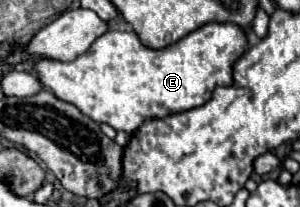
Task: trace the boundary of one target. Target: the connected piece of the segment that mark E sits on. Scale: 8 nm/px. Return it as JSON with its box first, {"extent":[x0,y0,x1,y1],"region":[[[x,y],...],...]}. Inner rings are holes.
{"extent":[33,22,247,134],"region":[[[231,22],[205,24],[163,50],[153,50],[143,46],[135,32],[109,30],[101,38],[97,38],[85,54],[77,56],[75,60],[61,62],[51,58],[39,58],[33,68],[41,84],[49,88],[59,100],[75,104],[85,116],[89,116],[99,124],[105,122],[115,130],[133,134],[145,118],[161,118],[167,114],[197,108],[211,98],[217,86],[229,86],[233,82],[231,64],[245,52],[245,44],[247,44],[245,32]]]}

